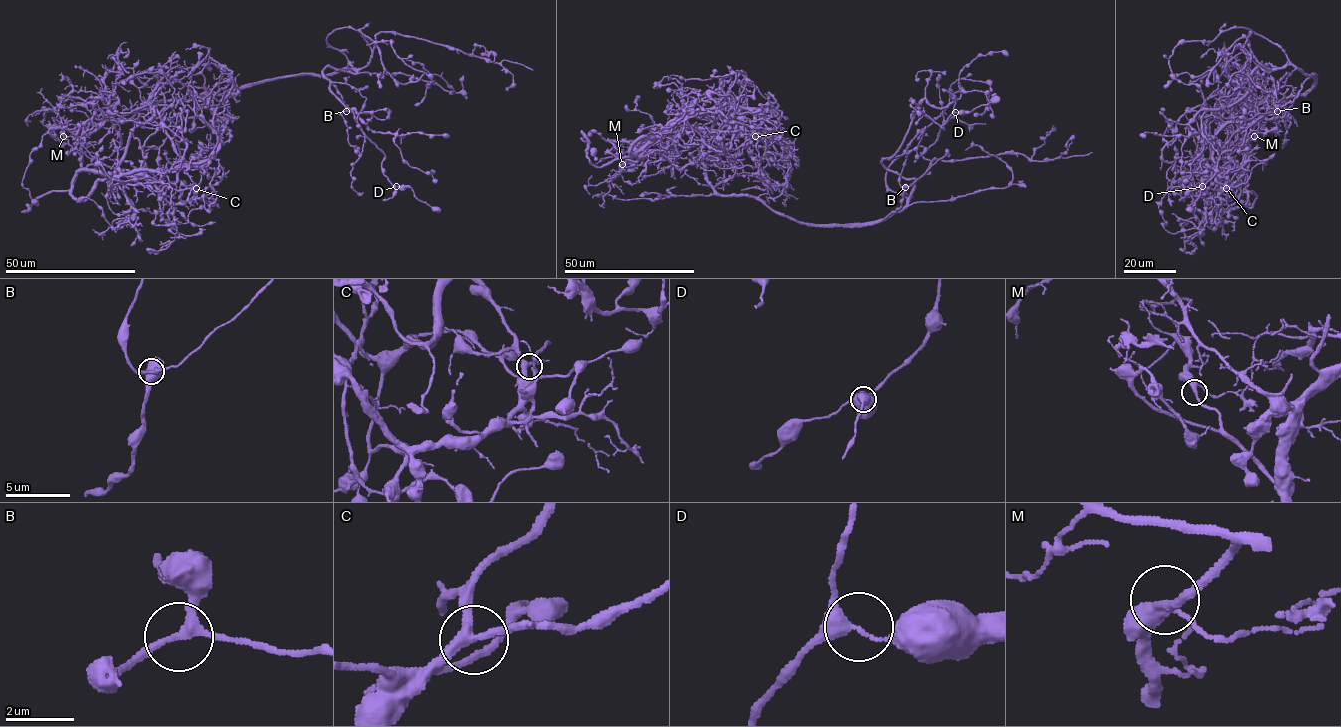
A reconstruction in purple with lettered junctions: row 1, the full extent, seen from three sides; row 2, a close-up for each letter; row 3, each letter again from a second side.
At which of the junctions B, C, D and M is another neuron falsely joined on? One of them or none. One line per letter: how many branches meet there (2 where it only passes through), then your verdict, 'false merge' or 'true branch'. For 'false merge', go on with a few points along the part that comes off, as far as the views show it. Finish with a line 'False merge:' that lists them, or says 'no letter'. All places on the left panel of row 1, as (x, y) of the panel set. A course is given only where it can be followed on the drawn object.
B: 3 | true branch
C: 3 | true branch
D: 3 | true branch
M: 3 | true branch
False merge: no letter

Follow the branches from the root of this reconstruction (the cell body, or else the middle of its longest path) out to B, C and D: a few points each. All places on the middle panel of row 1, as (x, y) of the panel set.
B: (795, 219), (811, 225), (874, 224), (900, 207), (905, 187)
C: (795, 219), (753, 197), (719, 195), (707, 180), (701, 157), (714, 135), (734, 134), (739, 155), (755, 136)
D: (795, 219), (874, 224), (897, 213), (915, 179), (882, 161), (902, 144), (914, 111), (943, 129), (955, 112)

